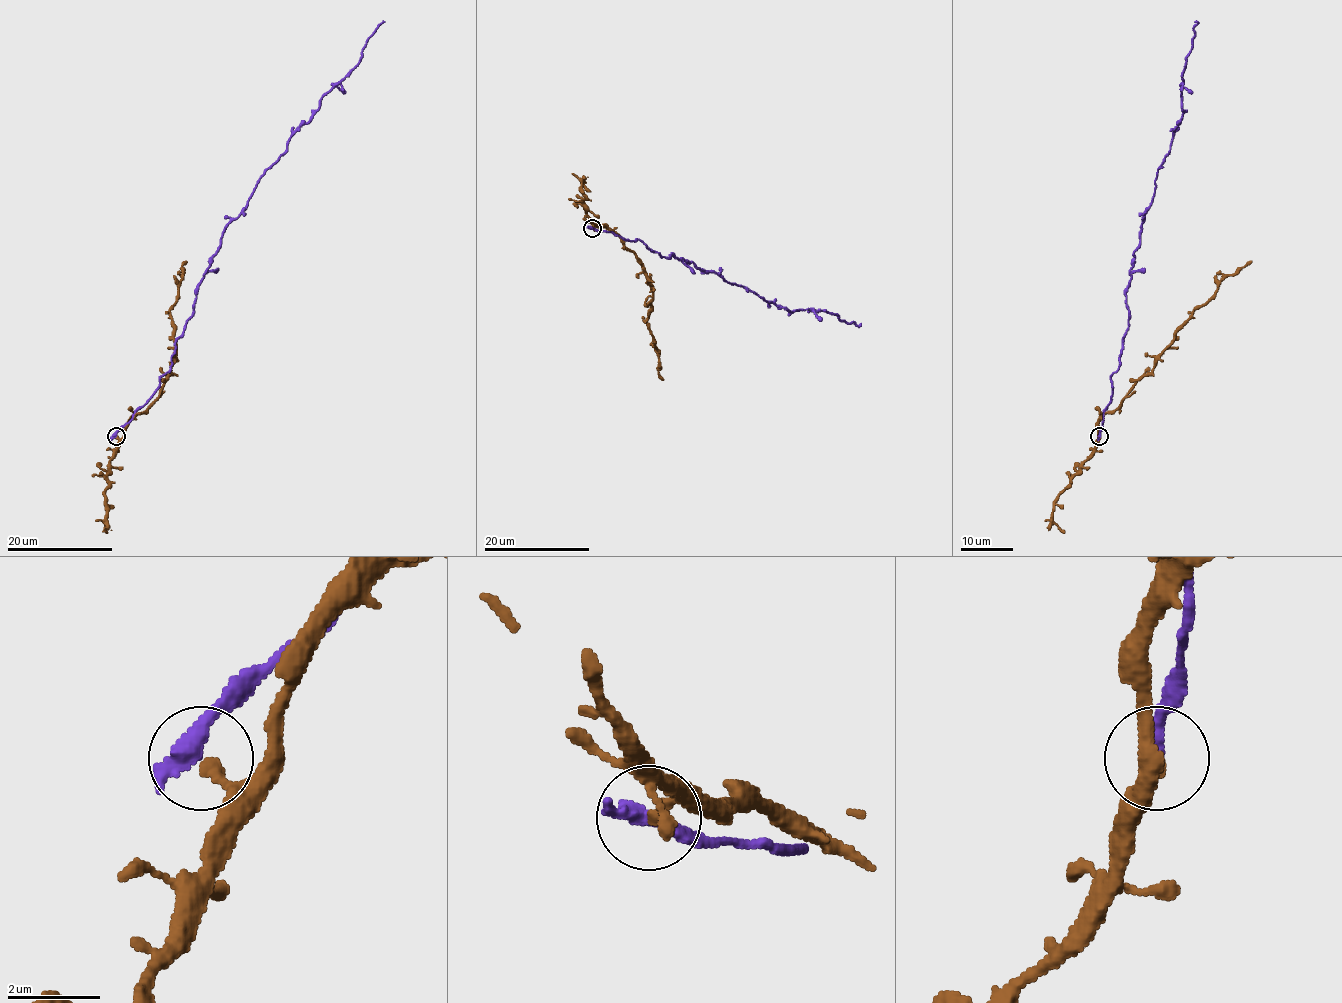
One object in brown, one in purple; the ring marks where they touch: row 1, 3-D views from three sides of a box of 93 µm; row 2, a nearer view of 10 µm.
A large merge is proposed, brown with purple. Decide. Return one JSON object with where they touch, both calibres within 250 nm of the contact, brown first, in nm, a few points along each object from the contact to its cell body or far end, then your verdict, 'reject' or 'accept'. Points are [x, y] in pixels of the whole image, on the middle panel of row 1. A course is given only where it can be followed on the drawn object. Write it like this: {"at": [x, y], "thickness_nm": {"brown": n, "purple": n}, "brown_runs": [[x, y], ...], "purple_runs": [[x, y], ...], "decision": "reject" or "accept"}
{"at": [592, 228], "thickness_nm": {"brown": 280, "purple": 460}, "brown_runs": [[592, 228], [606, 226], [618, 235], [646, 273], [652, 290], [646, 323], [659, 352], [659, 375], [663, 379]], "purple_runs": [[592, 228], [638, 239], [663, 257], [672, 255], [713, 270], [787, 311], [832, 312], [846, 323], [861, 323]], "decision": "reject"}

